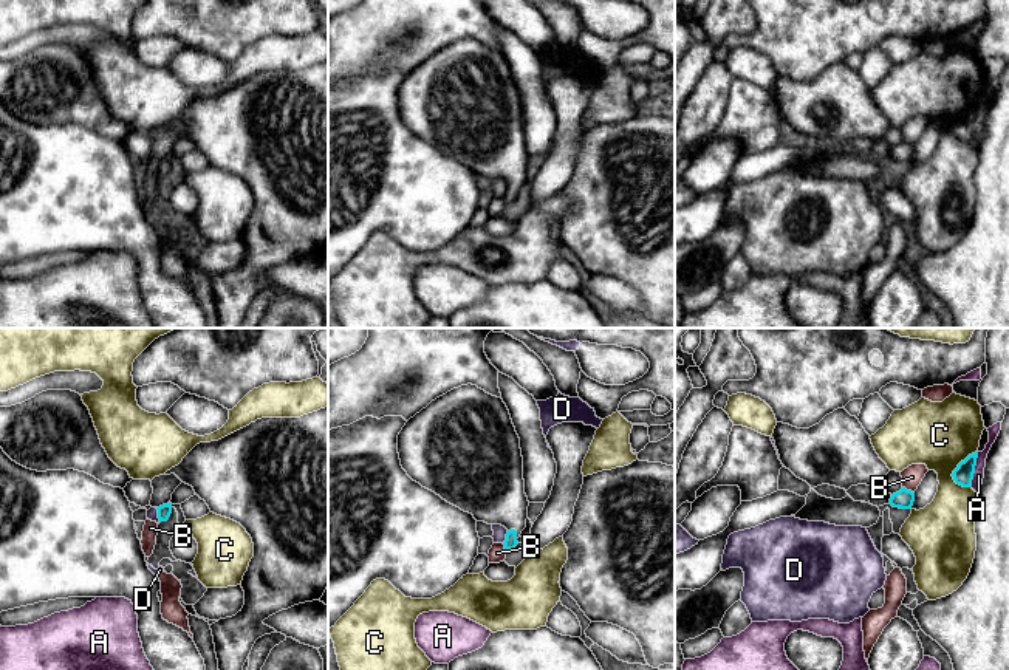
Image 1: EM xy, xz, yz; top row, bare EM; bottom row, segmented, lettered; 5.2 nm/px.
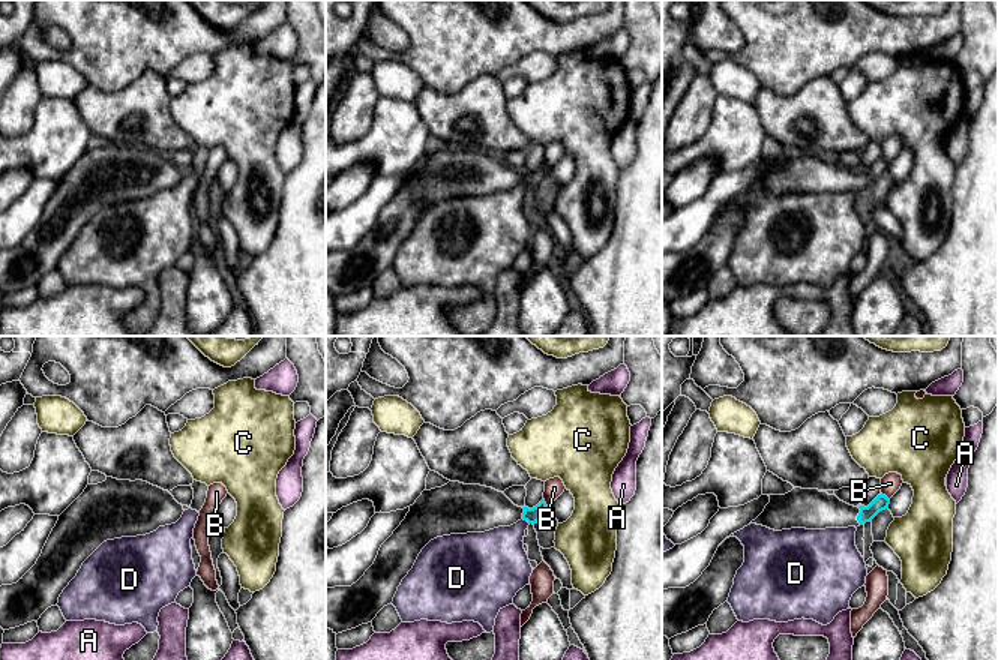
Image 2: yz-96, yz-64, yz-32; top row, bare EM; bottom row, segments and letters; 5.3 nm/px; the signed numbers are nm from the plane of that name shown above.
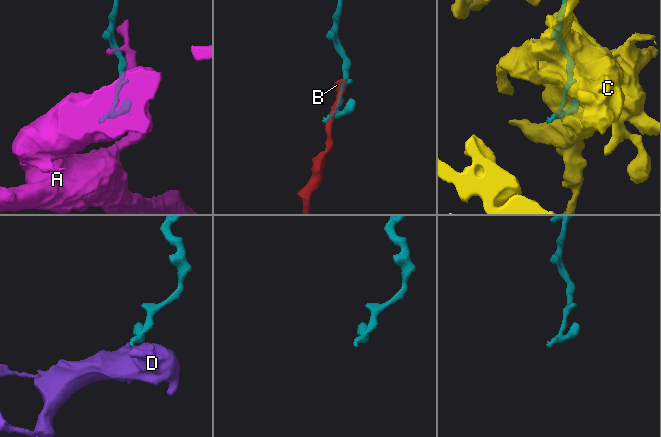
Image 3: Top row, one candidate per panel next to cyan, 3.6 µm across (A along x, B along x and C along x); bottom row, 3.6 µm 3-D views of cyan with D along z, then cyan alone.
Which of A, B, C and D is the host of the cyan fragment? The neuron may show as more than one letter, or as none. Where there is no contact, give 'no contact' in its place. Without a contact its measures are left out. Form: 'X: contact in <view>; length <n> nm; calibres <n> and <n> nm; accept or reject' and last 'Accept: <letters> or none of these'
A: contact in yz; length 190 nm; calibres 110 and 60 nm; reject
B: contact in yz; length 70 nm; calibres 100 and 110 nm; reject
C: contact in yz; length 220 nm; calibres 110 and 340 nm; reject
D: contact in xy; length 80 nm; calibres 70 and 60 nm; reject
Accept: none of these

